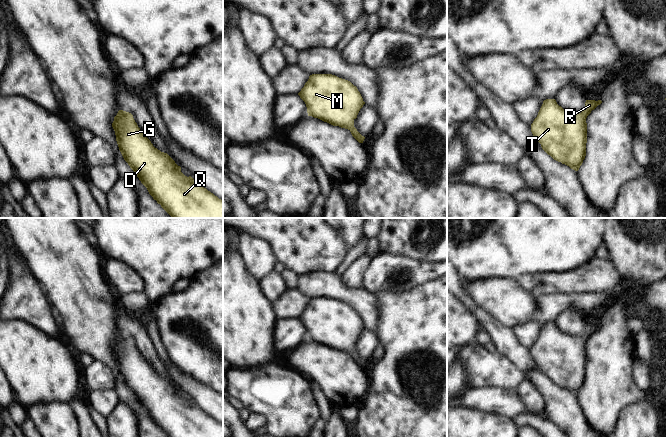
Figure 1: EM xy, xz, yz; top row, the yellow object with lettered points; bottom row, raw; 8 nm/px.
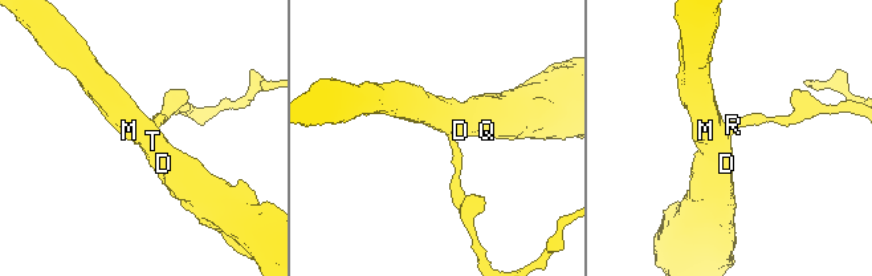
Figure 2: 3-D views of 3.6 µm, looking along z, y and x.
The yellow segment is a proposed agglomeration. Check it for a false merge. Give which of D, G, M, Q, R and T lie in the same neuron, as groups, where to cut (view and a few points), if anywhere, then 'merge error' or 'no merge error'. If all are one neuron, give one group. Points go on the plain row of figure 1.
D G M Q R T | no cut | no merge error

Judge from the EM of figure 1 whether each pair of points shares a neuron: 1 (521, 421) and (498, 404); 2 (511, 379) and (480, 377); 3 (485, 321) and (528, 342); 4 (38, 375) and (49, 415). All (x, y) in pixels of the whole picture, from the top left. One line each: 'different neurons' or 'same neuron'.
1: different neurons
2: same neuron
3: different neurons
4: different neurons

